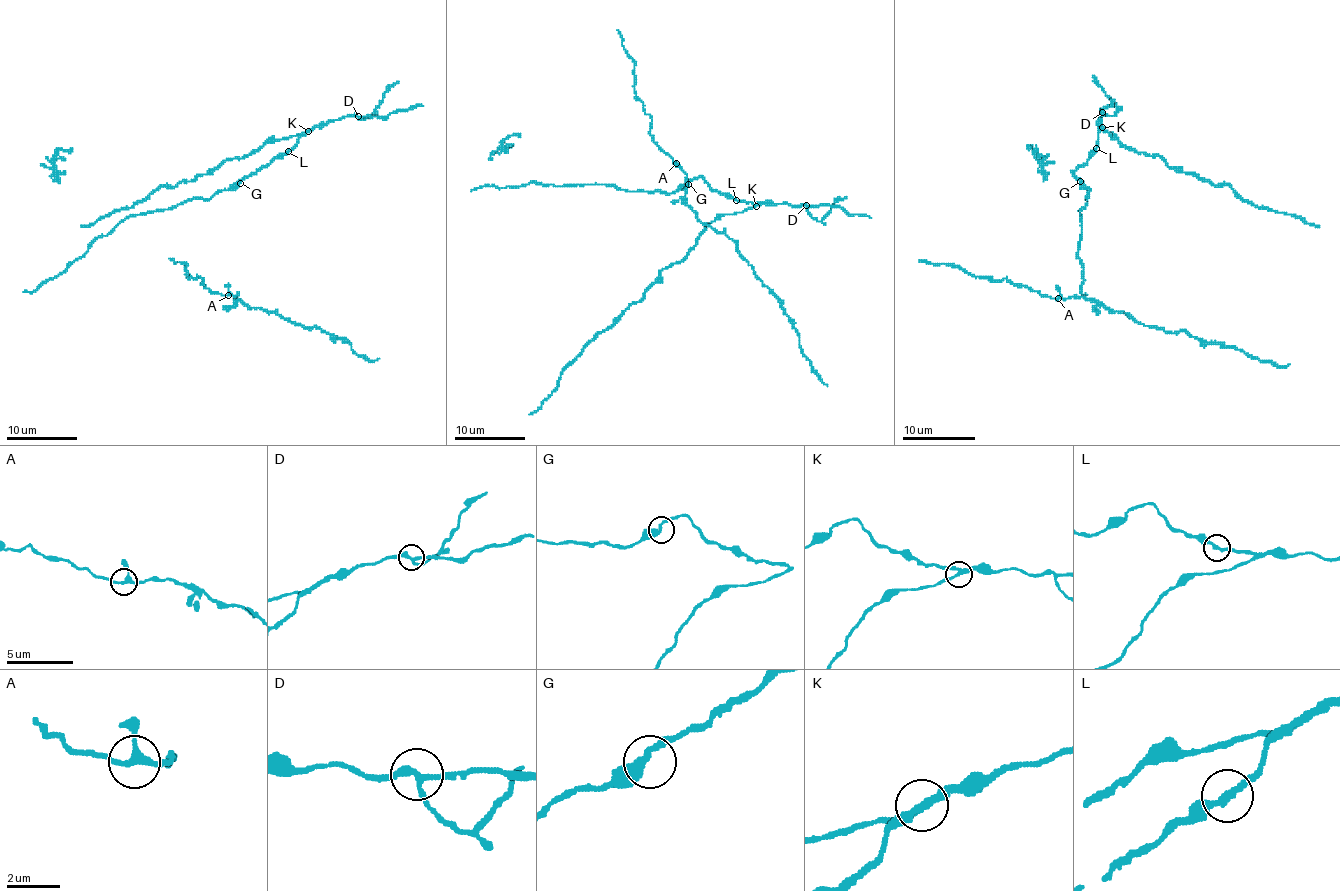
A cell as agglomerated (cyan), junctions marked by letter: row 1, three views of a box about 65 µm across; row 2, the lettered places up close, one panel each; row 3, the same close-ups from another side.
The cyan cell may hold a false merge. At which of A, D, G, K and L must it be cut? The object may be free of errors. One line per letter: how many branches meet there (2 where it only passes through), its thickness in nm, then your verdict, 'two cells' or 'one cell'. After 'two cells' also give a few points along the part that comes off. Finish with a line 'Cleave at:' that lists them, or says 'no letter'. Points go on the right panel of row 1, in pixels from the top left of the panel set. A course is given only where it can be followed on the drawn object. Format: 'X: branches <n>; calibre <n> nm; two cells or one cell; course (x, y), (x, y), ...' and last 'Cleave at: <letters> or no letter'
A: branches 3; calibre 240 nm; one cell
D: branches 3; calibre 240 nm; one cell
G: branches 2; calibre 320 nm; one cell
K: branches 3; calibre 240 nm; two cells; course (1102, 127), (1125, 147), (1228, 185), (1257, 207), (1295, 214), (1319, 227)
L: branches 2; calibre 260 nm; one cell
Cleave at: K

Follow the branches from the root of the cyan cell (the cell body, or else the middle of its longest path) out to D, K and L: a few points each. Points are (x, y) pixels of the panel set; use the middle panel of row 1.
D: (687, 184), (701, 177), (713, 189), (729, 193), (738, 200), (806, 205)
K: (687, 184), (701, 177), (713, 189), (755, 205)
L: (687, 184), (701, 177), (713, 189), (729, 193), (736, 200)

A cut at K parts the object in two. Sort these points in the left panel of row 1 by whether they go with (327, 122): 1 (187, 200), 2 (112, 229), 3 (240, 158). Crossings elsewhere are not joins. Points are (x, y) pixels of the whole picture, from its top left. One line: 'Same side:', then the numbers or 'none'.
Same side: 1, 2

